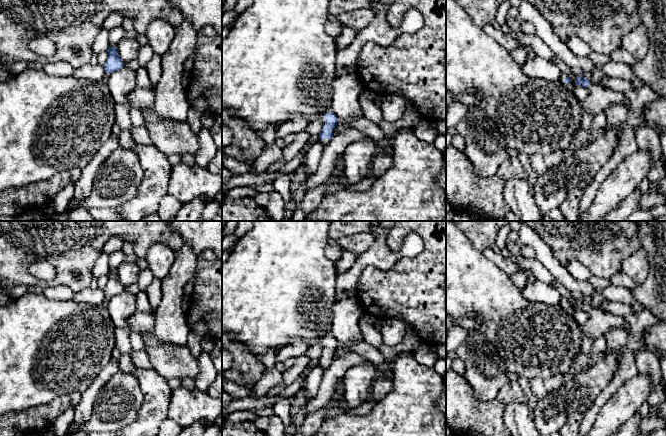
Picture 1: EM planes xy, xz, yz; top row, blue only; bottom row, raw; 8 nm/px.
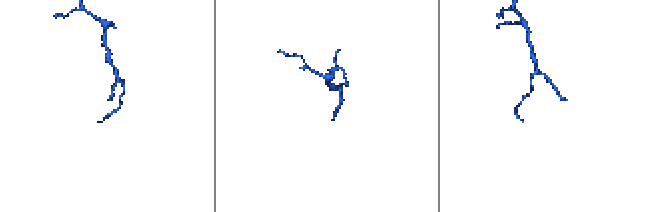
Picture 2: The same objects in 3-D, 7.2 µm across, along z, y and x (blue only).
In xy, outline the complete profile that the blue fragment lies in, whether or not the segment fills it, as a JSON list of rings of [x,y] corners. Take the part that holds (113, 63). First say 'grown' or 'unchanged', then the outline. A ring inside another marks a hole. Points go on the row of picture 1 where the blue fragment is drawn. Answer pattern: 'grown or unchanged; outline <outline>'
grown; outline [[[108,47],[107,51],[108,59],[103,66],[105,73],[102,82],[104,83],[108,82],[109,77],[111,76],[112,73],[124,67],[124,63],[119,58],[117,48]]]

